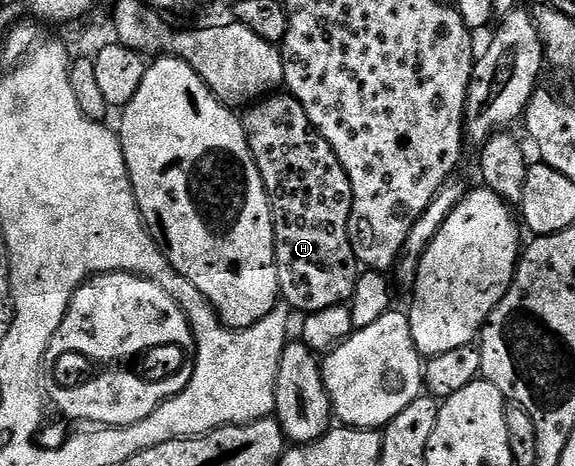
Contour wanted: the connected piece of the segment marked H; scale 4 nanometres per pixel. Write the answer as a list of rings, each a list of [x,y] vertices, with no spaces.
[[[270,94],[244,109],[247,146],[263,178],[273,219],[273,264],[277,268],[277,291],[286,309],[308,314],[327,306],[348,305],[357,285],[359,265],[349,241],[349,219],[353,195],[347,170],[335,158],[335,150],[311,126],[307,110],[294,96]]]

